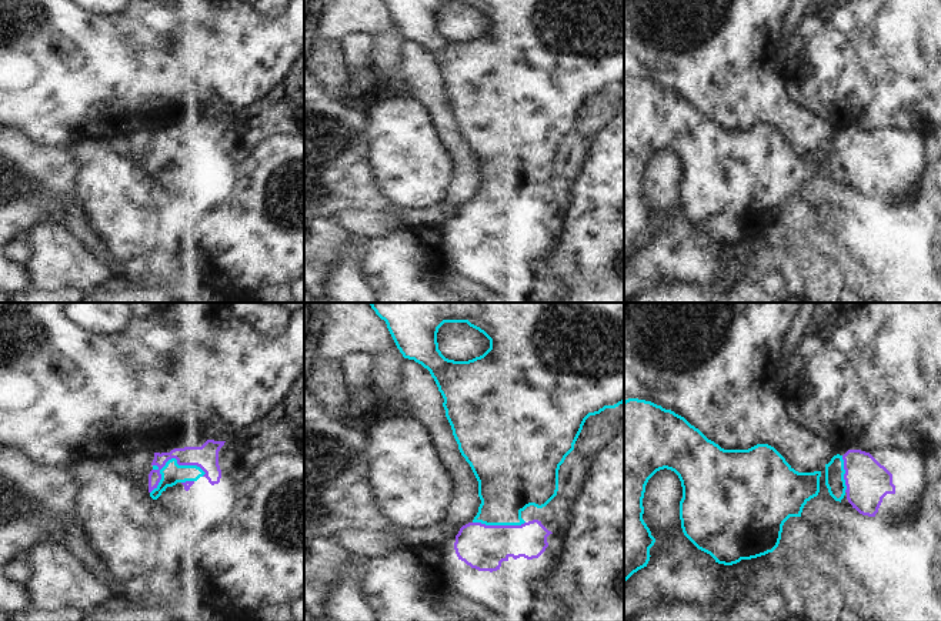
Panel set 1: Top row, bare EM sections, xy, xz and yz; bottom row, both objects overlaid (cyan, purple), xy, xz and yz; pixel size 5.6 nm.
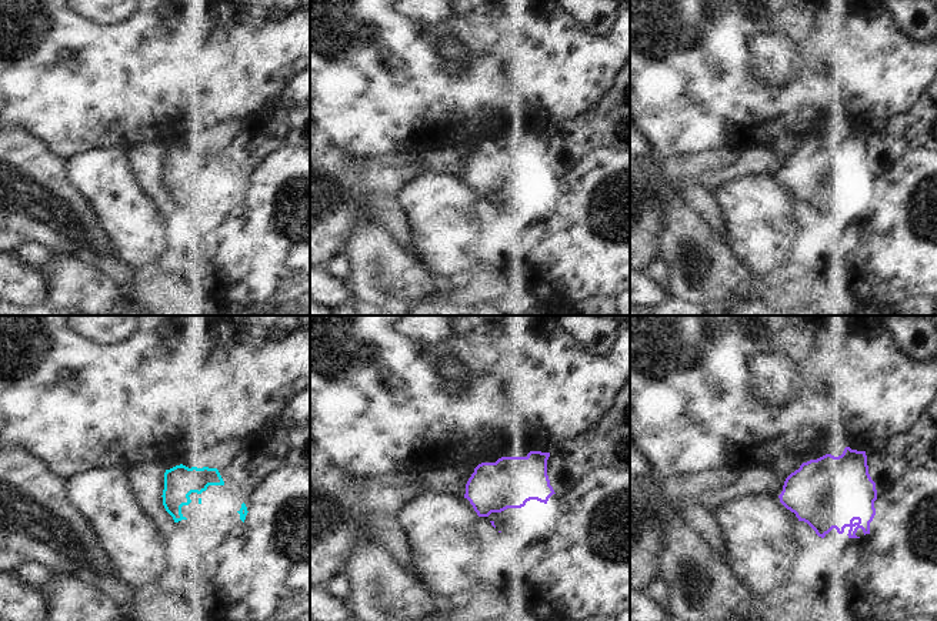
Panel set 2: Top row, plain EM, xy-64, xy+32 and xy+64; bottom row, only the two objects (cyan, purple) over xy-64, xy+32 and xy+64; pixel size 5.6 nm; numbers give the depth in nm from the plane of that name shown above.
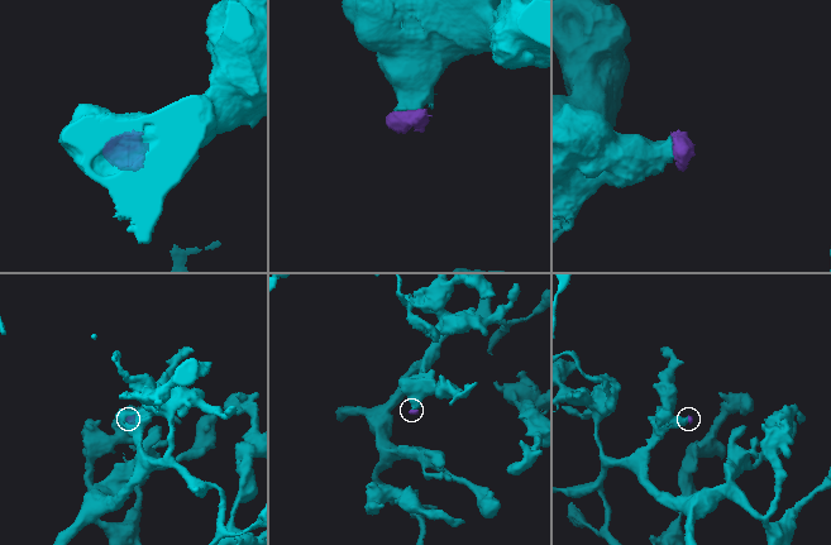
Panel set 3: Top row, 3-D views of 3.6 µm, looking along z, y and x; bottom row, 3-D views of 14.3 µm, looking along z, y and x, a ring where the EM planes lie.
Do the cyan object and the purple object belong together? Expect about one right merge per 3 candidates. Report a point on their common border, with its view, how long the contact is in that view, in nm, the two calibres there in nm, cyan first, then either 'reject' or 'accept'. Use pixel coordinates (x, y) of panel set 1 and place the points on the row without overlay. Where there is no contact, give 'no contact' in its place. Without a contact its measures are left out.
xy (172, 139) | 340 nm | 120/140 nm | accept

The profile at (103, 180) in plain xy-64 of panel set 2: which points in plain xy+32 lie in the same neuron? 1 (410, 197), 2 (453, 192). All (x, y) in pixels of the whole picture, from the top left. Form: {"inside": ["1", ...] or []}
{"inside": ["1", "2"]}

